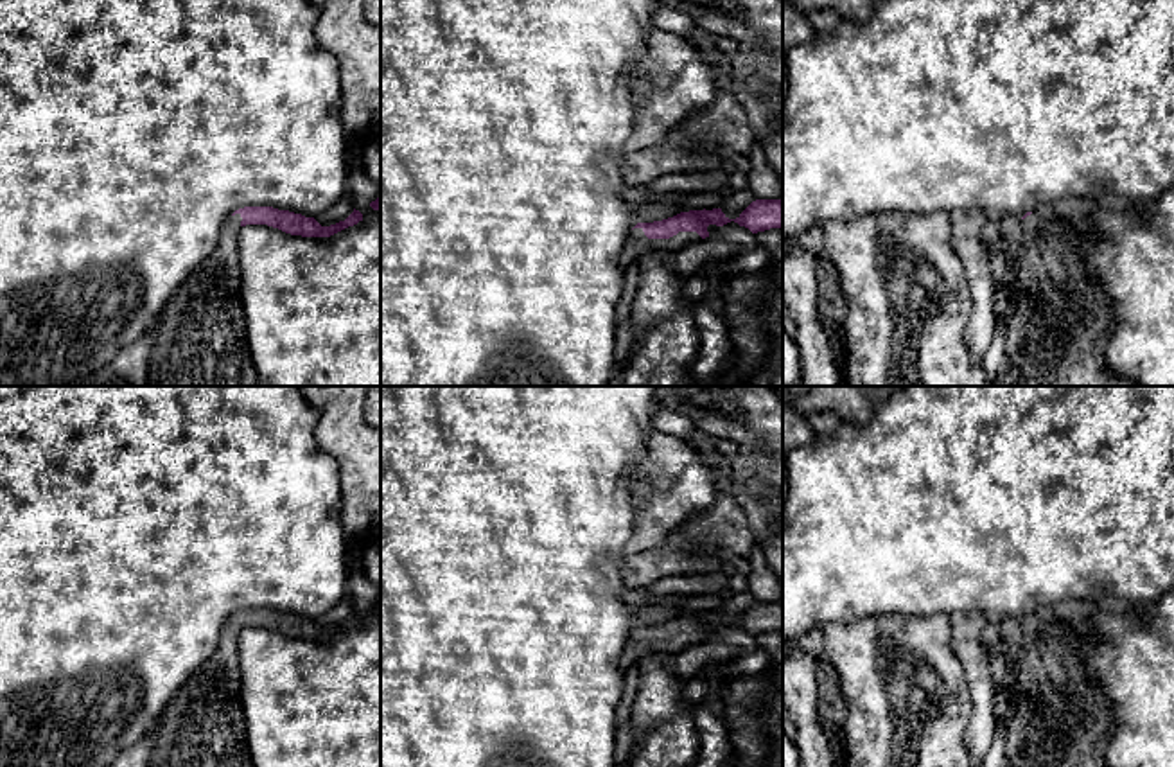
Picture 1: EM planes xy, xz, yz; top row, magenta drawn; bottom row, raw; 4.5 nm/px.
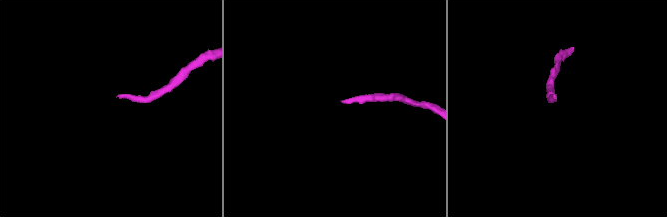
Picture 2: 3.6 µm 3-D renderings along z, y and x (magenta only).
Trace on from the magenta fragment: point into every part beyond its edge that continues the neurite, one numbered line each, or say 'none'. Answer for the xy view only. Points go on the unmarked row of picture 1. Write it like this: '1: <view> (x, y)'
1: xy (201, 724)

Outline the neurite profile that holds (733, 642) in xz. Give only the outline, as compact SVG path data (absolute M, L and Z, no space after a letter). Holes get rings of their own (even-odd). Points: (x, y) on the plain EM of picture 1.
M731 623L723 627L718 636L709 638L698 645L689 645L680 652L670 654L670 666L673 675L686 683L704 666L747 656L754 648L754 636L749 630Z

